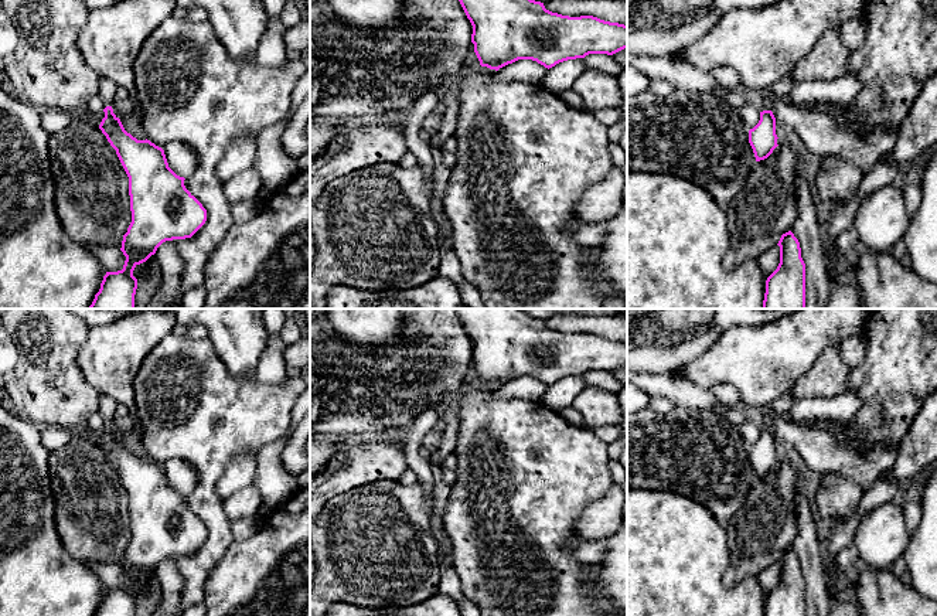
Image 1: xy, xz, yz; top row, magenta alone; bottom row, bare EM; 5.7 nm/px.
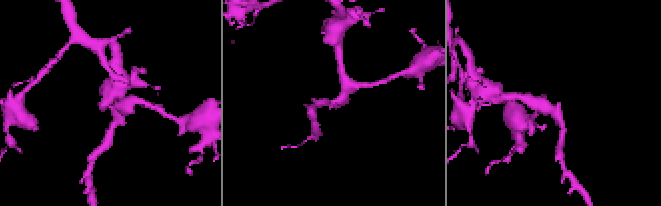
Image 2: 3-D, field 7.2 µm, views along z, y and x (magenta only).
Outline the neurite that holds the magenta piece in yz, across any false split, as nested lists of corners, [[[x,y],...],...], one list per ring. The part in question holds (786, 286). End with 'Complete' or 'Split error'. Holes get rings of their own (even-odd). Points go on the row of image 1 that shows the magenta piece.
[[[791,231],[781,235],[780,263],[766,280],[763,309],[805,309],[805,263]]]. Complete

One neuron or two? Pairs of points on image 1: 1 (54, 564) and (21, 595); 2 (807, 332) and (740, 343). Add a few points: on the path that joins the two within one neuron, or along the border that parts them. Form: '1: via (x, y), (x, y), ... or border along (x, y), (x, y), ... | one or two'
1: via (46, 572), (30, 588) | one
2: via (790, 343), (757, 343) | one

